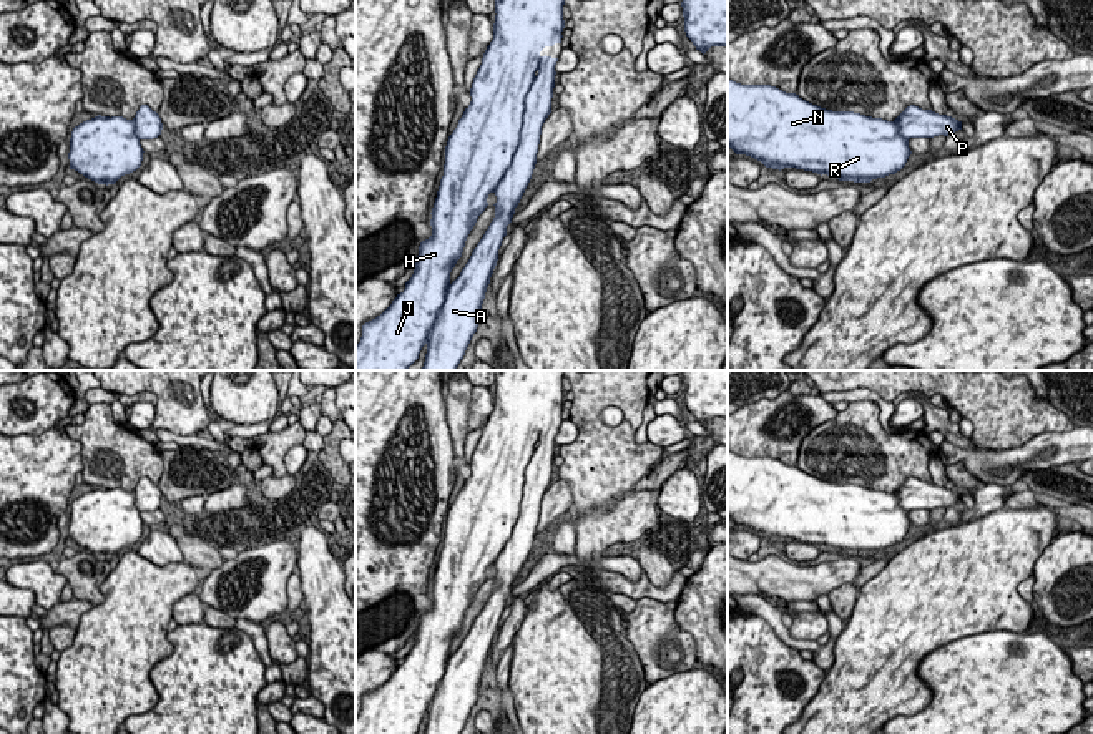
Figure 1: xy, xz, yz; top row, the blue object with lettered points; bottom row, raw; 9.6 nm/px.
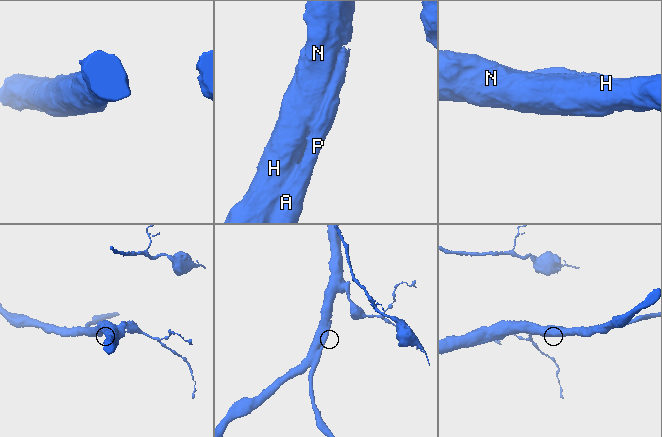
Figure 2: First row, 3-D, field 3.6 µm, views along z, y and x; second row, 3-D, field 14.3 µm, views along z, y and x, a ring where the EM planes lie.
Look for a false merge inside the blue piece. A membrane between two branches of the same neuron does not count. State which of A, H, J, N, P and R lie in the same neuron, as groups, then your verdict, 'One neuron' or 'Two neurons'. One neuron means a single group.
Groups: A H J N P R. One neuron

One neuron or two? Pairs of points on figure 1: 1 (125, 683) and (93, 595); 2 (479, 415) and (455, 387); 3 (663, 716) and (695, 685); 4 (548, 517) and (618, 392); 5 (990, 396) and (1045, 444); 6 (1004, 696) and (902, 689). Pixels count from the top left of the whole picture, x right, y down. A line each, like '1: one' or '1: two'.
1: two
2: two
3: one
4: two
5: two
6: two

